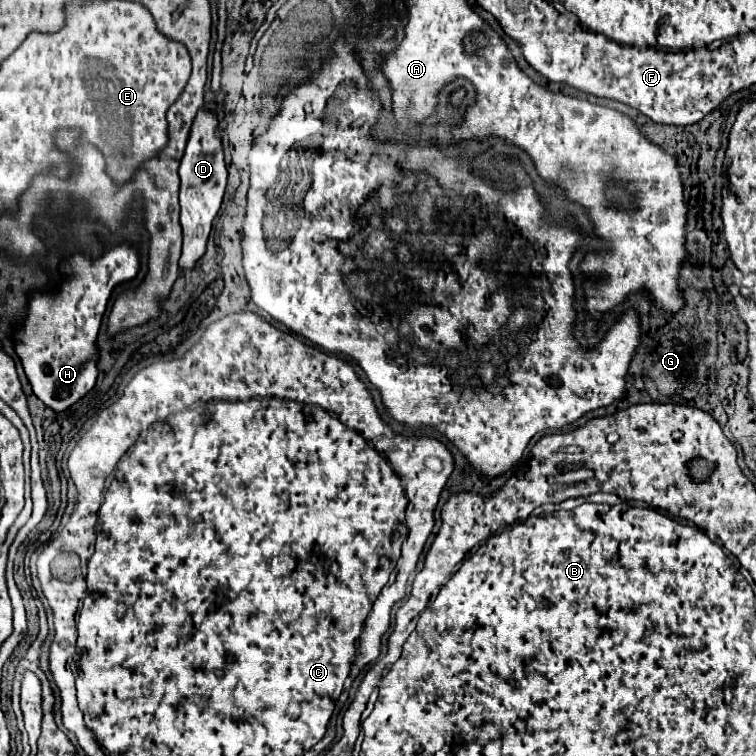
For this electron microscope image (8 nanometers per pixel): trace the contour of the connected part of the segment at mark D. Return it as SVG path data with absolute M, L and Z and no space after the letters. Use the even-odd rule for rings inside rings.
M201 107L193 119L185 155L180 161L179 221L182 227L183 244L179 271L193 269L197 265L197 261L203 257L203 253L207 249L207 239L211 233L213 219L223 203L225 185L227 185L227 167L225 167L223 141L221 141L221 137L217 137L217 125L219 125L217 113L213 109Z

